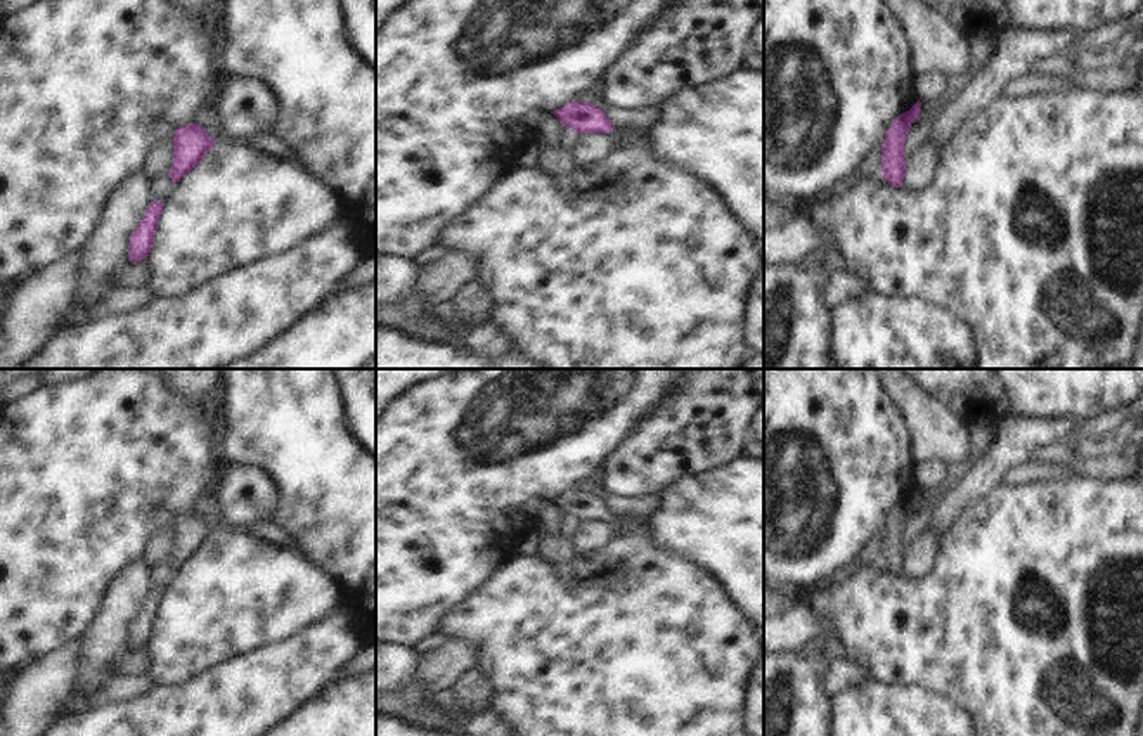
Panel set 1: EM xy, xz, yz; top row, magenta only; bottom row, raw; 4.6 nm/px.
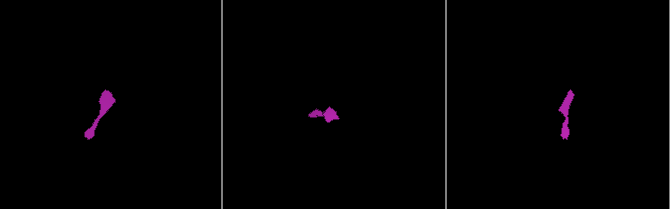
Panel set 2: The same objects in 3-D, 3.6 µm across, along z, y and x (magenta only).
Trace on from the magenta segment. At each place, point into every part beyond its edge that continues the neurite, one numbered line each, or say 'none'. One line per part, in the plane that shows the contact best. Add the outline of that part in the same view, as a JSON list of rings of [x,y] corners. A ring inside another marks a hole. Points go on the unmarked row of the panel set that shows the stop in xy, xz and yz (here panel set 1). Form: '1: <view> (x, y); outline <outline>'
1: xz (617, 522); outline [[[613,516],[608,521],[613,528],[622,530],[623,526],[637,525],[641,526],[644,523],[644,518],[625,518],[625,516]]]

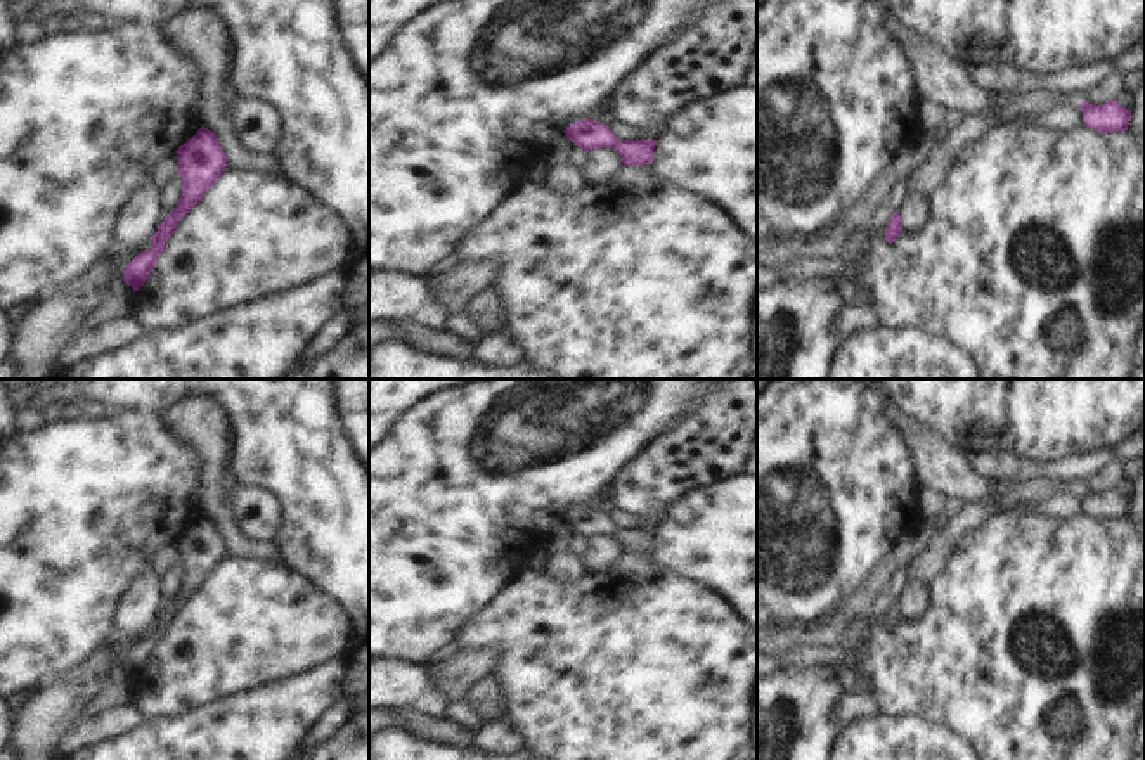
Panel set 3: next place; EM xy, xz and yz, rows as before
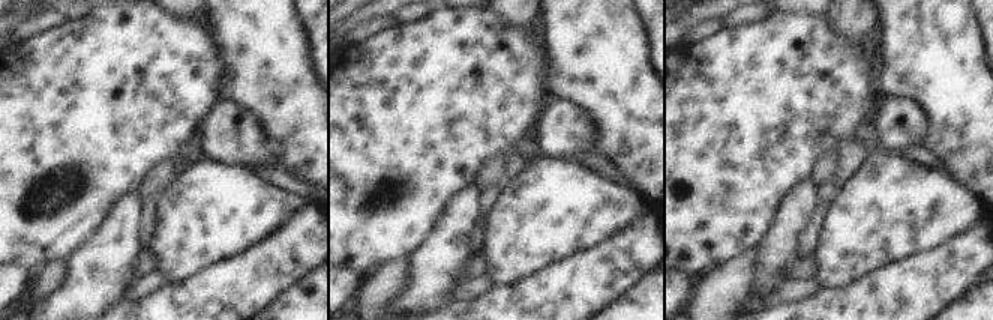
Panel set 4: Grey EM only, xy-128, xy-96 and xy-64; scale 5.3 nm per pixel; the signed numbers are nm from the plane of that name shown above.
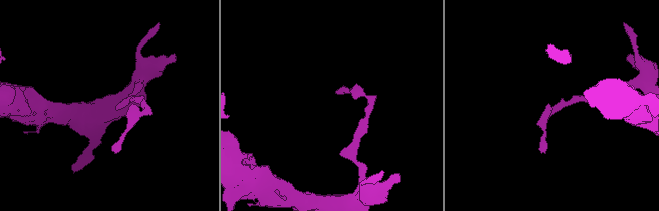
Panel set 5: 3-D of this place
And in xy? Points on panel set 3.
none

